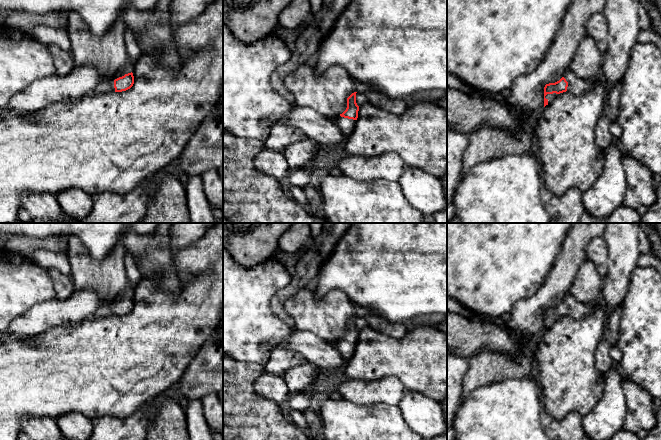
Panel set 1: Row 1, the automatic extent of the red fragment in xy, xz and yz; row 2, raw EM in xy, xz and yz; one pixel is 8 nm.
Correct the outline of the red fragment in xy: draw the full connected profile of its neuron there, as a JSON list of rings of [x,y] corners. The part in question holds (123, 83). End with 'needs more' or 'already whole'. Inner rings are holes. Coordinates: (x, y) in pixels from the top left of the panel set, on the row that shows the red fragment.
[[[124,70],[109,80],[102,80],[94,93],[97,95],[109,92],[122,92],[130,89],[134,84],[134,76],[130,70]]]; needs more

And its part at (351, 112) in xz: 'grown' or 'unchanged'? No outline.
grown

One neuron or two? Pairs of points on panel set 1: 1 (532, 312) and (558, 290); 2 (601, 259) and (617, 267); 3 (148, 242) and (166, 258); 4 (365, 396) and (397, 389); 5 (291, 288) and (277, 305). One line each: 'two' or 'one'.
1: one
2: two
3: one
4: one
5: one

